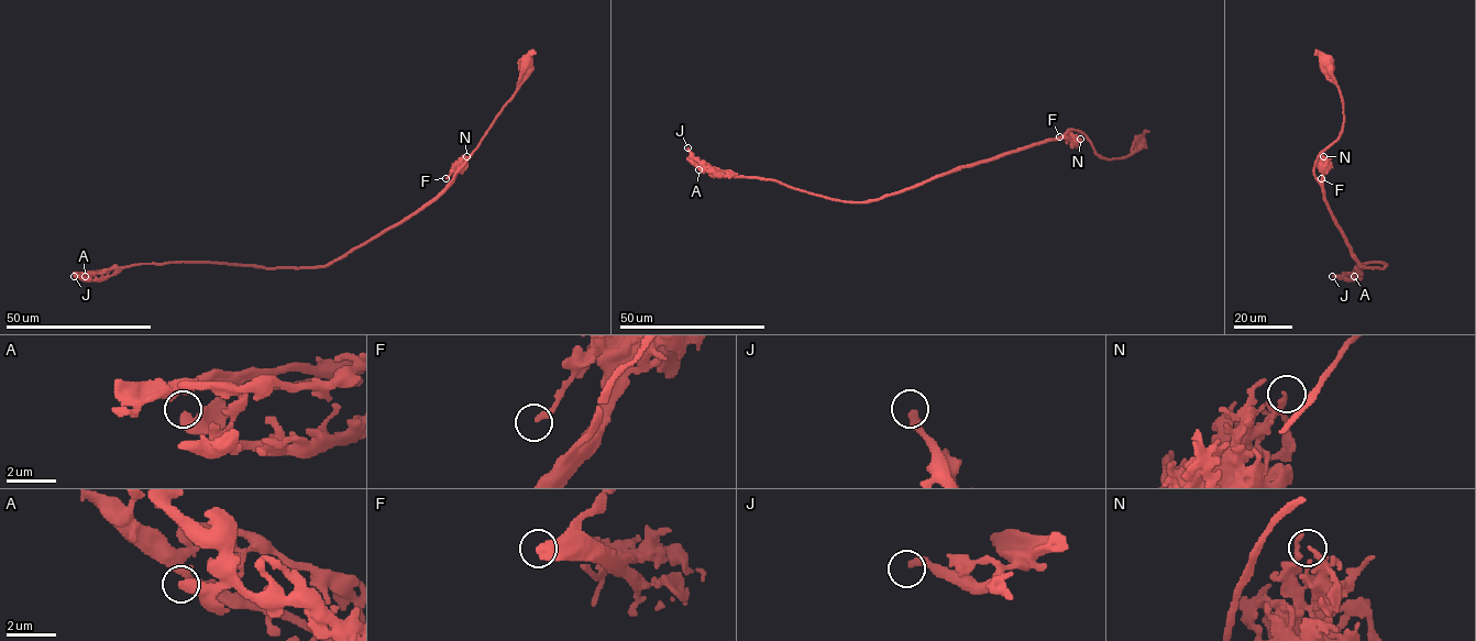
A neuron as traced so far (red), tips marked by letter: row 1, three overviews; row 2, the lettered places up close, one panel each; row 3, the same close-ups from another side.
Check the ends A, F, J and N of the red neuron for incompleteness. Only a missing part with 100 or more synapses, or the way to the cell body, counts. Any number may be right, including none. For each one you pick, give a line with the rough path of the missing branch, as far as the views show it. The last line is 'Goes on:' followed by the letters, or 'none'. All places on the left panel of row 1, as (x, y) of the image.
Goes on: none

